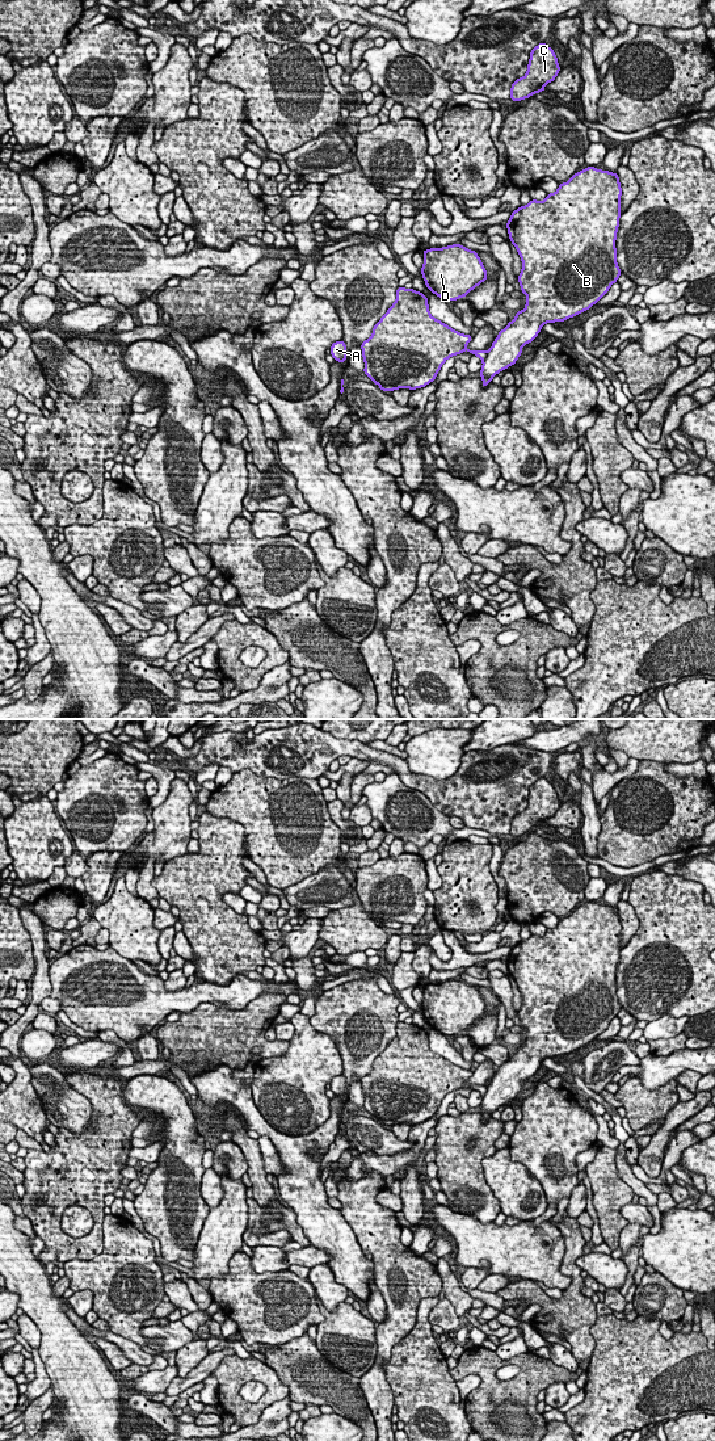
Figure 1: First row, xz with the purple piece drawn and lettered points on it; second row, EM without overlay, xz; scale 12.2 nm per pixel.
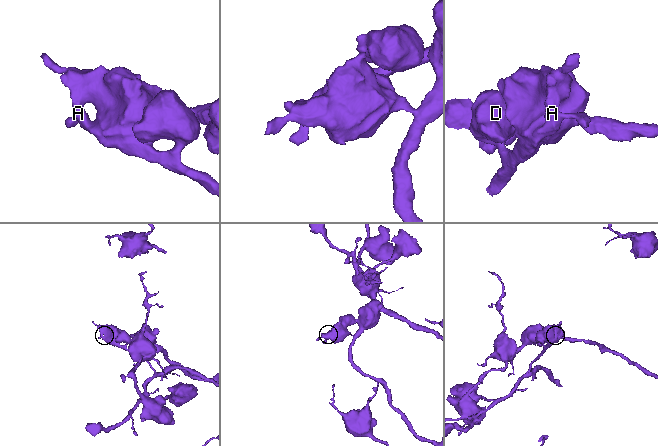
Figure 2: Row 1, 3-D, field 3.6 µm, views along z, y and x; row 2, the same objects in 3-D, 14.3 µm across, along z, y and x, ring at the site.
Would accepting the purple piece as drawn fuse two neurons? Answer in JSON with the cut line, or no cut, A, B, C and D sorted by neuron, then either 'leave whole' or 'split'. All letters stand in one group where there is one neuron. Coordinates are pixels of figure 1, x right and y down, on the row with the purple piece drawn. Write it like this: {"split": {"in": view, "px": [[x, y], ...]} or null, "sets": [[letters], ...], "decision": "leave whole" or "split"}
{"split": {"in": "xz", "px": [[487, 352], [483, 361]]}, "sets": [["A", "D"], ["B", "C"]], "decision": "split"}

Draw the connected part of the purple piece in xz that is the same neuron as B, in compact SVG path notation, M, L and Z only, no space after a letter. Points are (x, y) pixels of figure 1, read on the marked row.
M588 167L562 182L544 201L531 199L506 222L512 244L522 260L517 277L526 306L501 329L483 361L481 387L499 371L514 365L522 346L531 343L546 323L565 322L596 304L621 276L617 262L617 231L622 188L618 173Z

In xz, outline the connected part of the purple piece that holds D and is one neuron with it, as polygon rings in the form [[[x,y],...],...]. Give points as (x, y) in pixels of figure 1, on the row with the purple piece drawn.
[[[460,244],[422,251],[421,274],[432,294],[457,301],[484,282],[487,270],[475,251]]]

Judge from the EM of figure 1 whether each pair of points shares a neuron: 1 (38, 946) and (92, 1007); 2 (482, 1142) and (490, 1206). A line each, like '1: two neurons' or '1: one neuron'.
1: two neurons
2: one neuron

